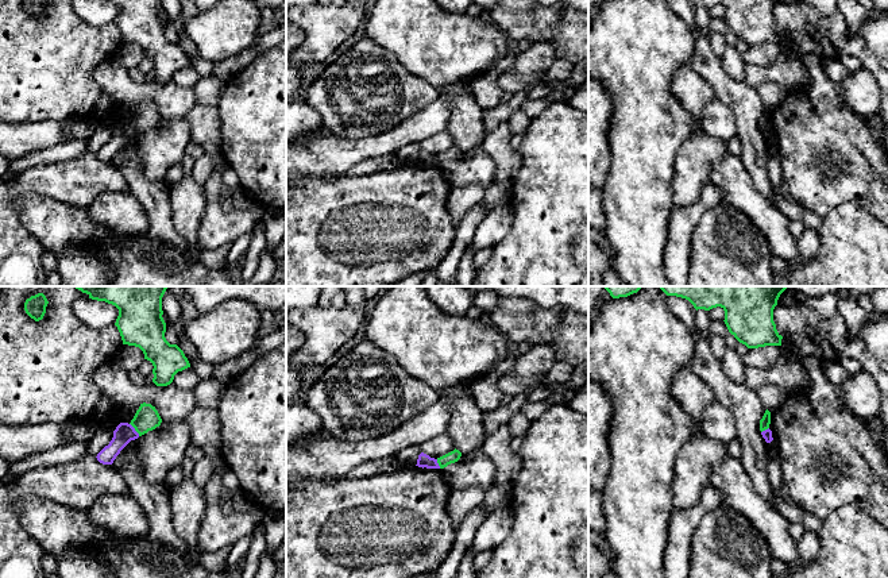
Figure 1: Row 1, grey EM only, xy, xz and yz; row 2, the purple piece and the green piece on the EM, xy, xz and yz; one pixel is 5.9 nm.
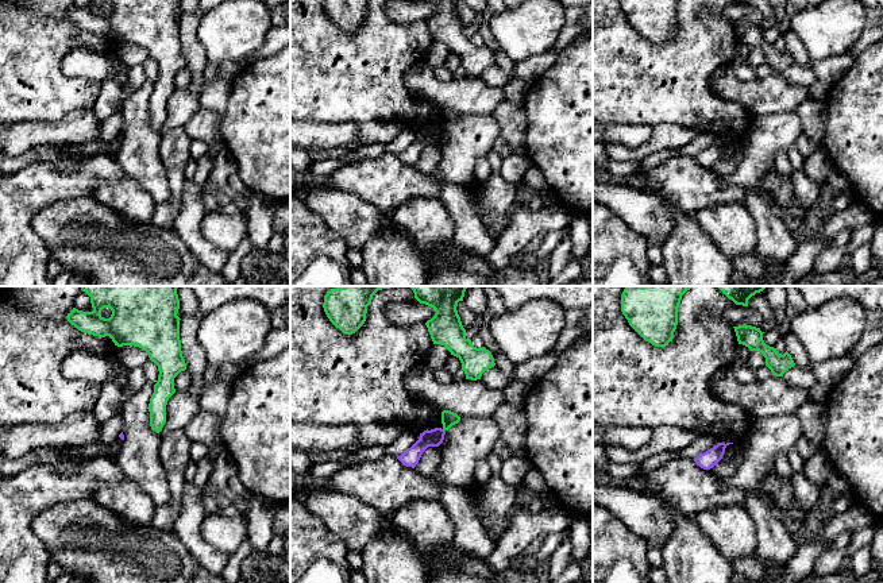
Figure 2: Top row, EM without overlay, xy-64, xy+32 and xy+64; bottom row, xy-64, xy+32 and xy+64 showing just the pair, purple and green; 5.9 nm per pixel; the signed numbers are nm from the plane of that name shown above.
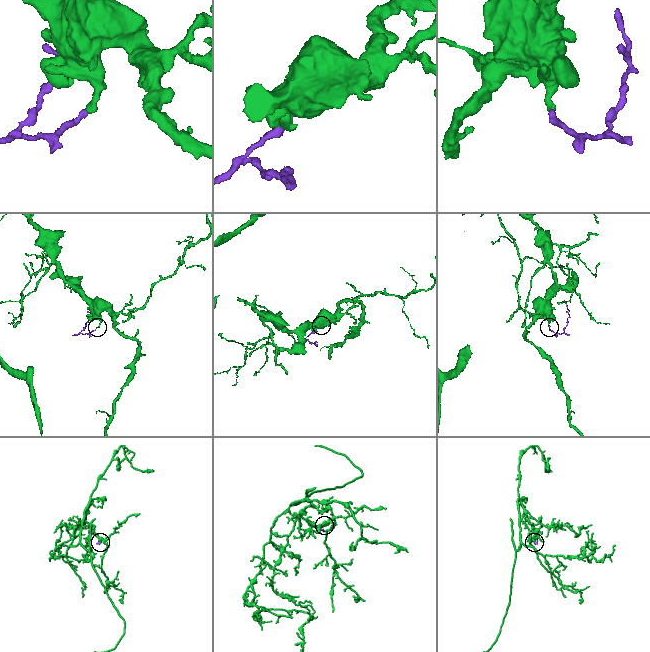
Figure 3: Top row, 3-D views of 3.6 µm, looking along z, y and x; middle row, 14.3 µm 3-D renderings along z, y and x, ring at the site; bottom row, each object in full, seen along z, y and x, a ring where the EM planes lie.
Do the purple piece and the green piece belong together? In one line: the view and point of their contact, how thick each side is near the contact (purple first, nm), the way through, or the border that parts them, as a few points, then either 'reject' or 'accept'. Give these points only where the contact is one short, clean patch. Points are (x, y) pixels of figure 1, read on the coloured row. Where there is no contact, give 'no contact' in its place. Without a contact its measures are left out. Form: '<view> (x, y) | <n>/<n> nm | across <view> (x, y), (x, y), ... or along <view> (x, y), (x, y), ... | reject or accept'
xy (134, 430) | 120/150 nm | along xy (130, 423), (139, 435) | reject

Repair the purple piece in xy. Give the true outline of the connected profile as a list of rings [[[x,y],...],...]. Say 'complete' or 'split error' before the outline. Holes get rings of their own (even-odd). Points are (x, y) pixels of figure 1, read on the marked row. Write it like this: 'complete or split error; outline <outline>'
complete; outline [[[120,423],[113,431],[113,438],[99,454],[97,461],[103,465],[112,465],[120,451],[131,442],[139,438],[139,434],[128,423]]]

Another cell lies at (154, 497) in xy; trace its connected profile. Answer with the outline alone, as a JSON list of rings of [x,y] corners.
[[[139,438],[131,440],[120,454],[124,462],[120,474],[128,485],[130,494],[146,513],[150,527],[147,536],[154,543],[162,543],[169,548],[186,554],[184,540],[173,528],[173,512],[167,486],[163,482],[154,482],[146,478],[139,454]]]

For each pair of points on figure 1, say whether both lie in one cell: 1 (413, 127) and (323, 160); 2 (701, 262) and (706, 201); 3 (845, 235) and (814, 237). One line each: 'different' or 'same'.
1: same
2: different
3: different

